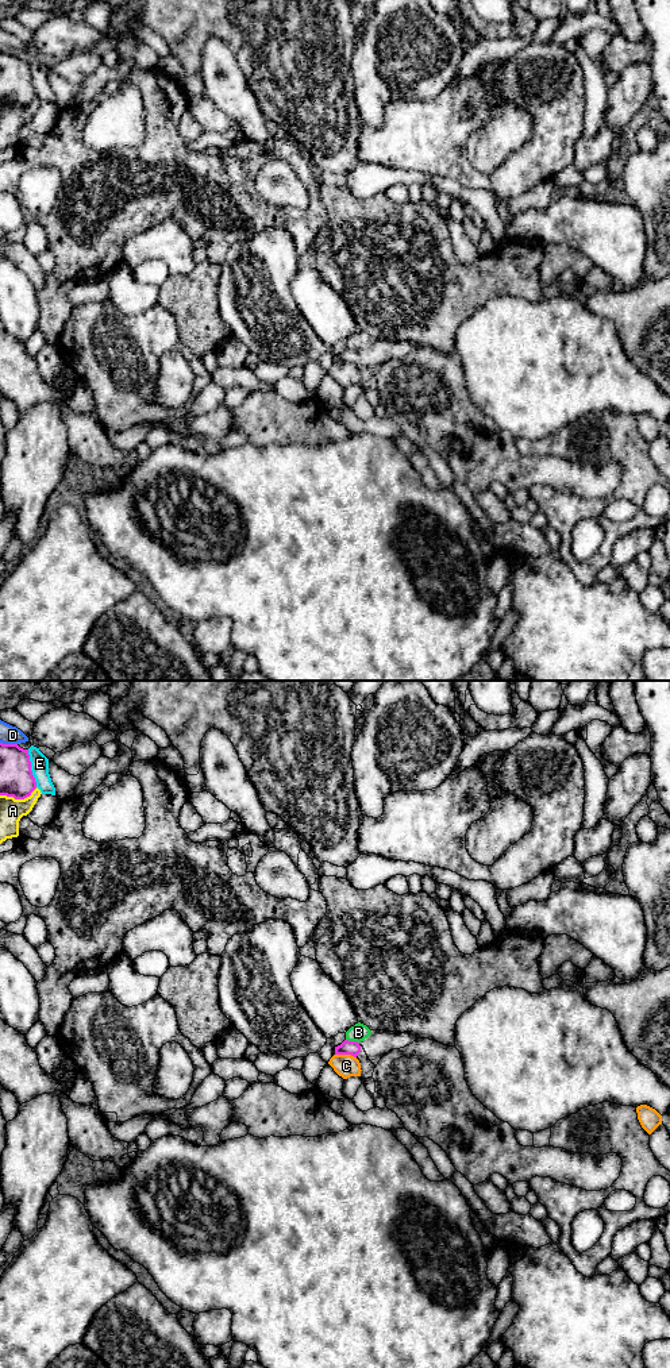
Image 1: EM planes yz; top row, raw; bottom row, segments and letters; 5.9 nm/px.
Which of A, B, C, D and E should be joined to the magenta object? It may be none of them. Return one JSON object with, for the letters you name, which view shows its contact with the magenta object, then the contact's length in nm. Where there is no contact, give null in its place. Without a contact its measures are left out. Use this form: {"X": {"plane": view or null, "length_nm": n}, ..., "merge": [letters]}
{"merge": []}

